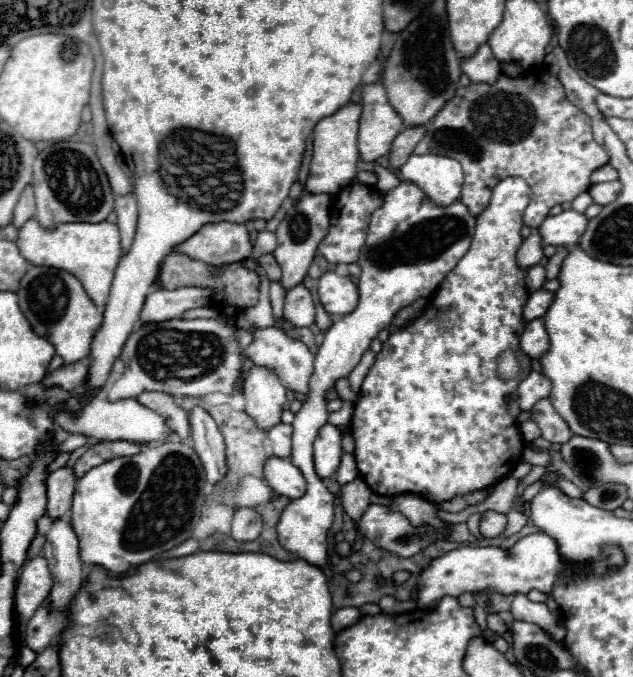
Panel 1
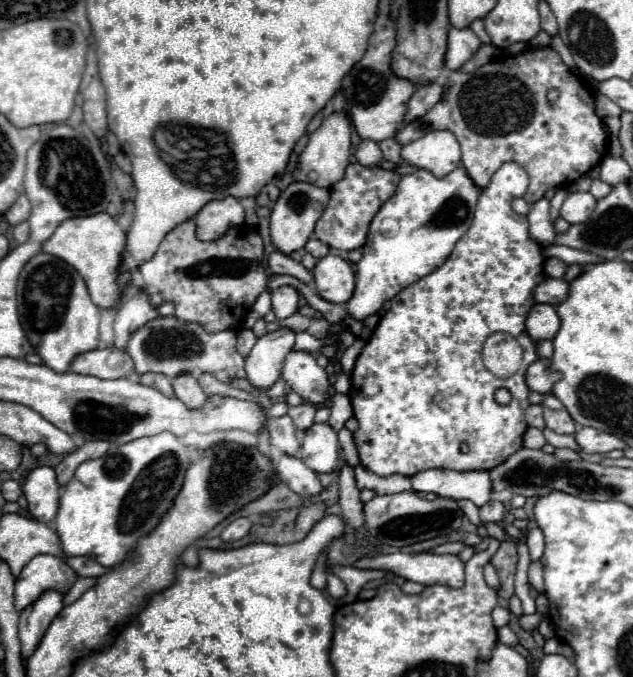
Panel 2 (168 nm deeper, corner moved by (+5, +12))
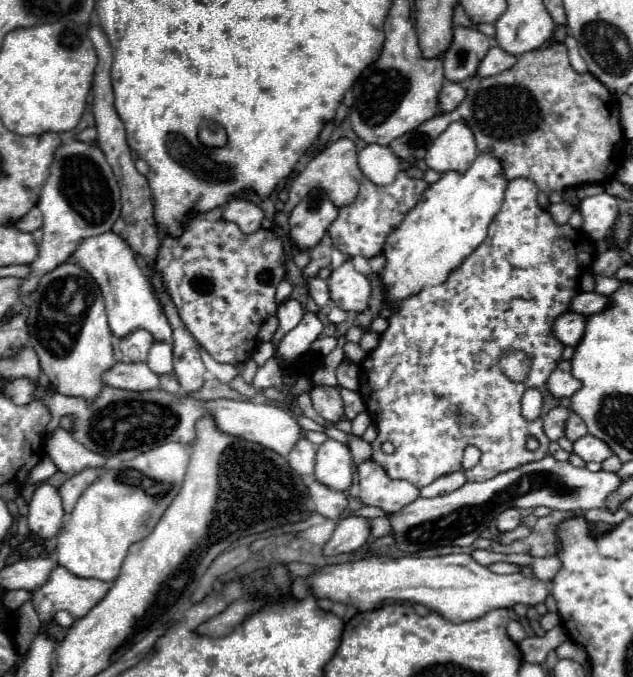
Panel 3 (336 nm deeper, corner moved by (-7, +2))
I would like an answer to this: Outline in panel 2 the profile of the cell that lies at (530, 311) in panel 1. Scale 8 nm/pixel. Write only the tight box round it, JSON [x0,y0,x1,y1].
[532,278,568,306]

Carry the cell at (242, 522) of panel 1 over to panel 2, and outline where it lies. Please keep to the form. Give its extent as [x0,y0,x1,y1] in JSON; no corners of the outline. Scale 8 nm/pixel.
[220,518,252,542]

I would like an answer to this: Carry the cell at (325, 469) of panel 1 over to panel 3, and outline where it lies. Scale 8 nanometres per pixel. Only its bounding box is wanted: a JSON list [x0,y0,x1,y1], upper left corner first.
[314,438,352,490]

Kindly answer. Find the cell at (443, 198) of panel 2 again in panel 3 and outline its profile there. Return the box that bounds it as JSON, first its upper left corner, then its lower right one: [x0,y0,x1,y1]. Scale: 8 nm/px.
[378,152,506,300]

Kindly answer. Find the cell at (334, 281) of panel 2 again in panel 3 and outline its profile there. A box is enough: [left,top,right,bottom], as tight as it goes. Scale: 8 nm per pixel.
[328,262,370,312]

